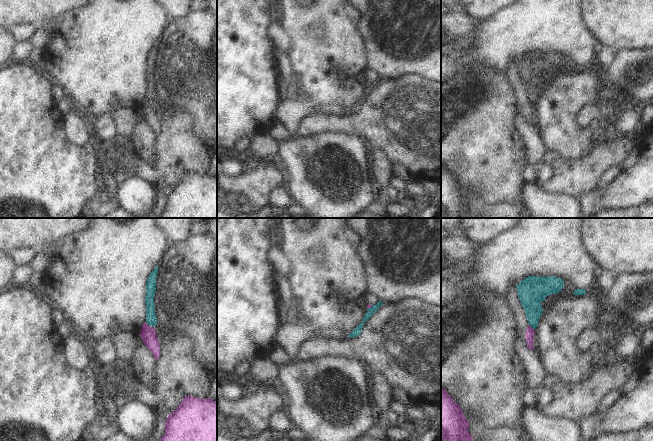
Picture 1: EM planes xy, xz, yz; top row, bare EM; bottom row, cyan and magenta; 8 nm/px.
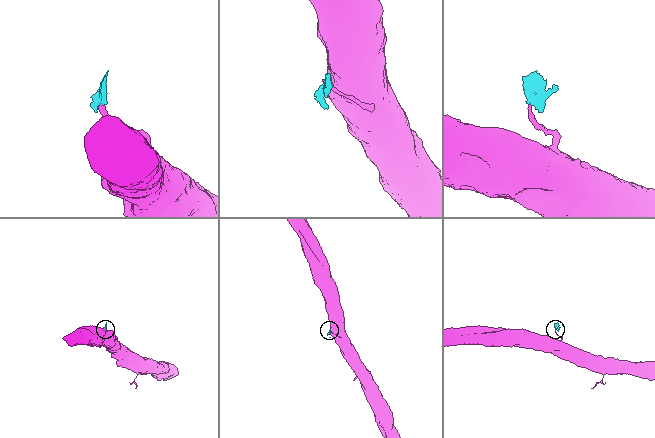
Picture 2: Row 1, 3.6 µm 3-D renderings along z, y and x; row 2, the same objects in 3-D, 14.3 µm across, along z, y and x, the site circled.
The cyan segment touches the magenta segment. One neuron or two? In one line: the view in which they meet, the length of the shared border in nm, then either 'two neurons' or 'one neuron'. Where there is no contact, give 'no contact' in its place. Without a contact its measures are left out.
xy | 60 nm | two neurons

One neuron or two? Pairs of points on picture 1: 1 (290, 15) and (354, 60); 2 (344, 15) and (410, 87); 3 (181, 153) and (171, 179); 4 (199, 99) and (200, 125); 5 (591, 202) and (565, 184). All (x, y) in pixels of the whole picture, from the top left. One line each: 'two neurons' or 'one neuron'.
1: one neuron
2: two neurons
3: one neuron
4: one neuron
5: two neurons

